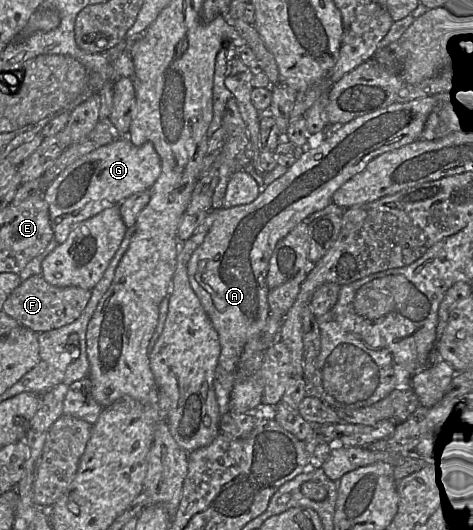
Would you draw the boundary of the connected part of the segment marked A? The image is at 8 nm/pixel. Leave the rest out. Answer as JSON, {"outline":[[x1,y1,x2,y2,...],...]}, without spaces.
{"outline":[[427,97,394,103,357,117,338,127,320,146,304,152,284,175,266,186,253,202,217,210,216,219,203,242,187,263,187,274,192,289,218,333,221,347,218,365,228,372,236,372,236,380,229,400,230,411,245,414,250,410,263,407,263,381,260,368,266,351,263,351,261,332,269,316,269,289,266,276,270,258,278,242,306,217,330,205,333,194,345,182,363,171,374,158,421,139,426,120,438,105,437,99]]}

